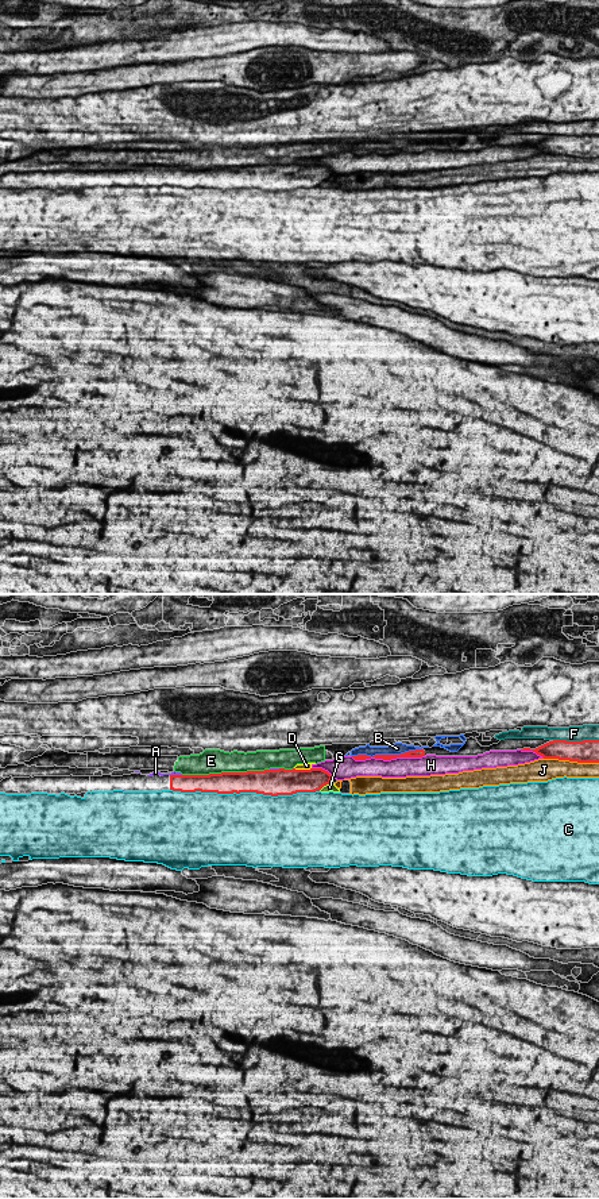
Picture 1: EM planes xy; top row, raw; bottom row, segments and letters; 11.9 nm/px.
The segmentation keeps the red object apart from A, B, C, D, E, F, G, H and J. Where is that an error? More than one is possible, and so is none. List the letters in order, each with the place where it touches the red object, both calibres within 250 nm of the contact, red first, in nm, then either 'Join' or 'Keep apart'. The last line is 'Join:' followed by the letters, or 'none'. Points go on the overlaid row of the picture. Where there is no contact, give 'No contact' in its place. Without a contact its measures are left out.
A: Touches red at xy (176, 775). Thickness 220 nm (red) against 60 nm. Keep apart
B: Touches red at xy (386, 755). Thickness 60 nm (red) against 140 nm. Keep apart
C: Touches red at xy (244, 791). Thickness 280 nm (red) against 480 nm. Keep apart
D: Touches red at xy (302, 770). Thickness 320 nm (red) against 90 nm. Keep apart
E: Touches red at xy (225, 773). Thickness 260 nm (red) against 280 nm. Keep apart
F: Touches red at xy (576, 741). Thickness 280 nm (red) against 190 nm. Keep apart
G: Touches red at xy (324, 785). Thickness 280 nm (red) against 100 nm. Keep apart
H: Touches red at xy (387, 759). Thickness 60 nm (red) against 260 nm. Keep apart
J: Touches red at xy (571, 760). Thickness 280 nm (red) against 240 nm. Keep apart
Join: none

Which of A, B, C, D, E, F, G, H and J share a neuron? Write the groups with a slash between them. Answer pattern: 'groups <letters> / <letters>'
groups A D H / B / C / E F / G / J

